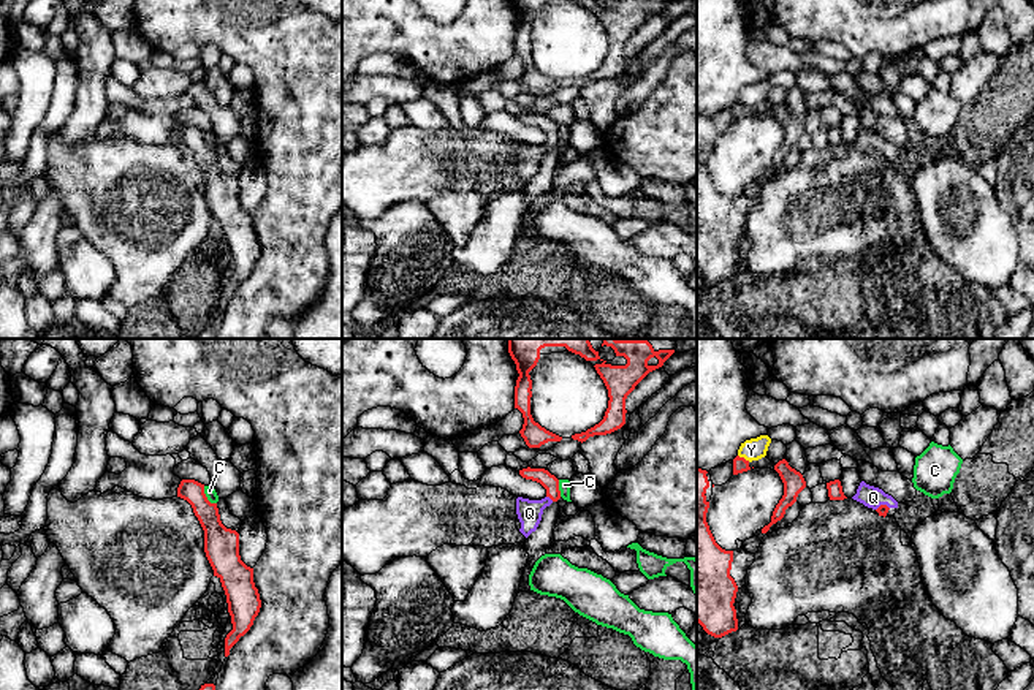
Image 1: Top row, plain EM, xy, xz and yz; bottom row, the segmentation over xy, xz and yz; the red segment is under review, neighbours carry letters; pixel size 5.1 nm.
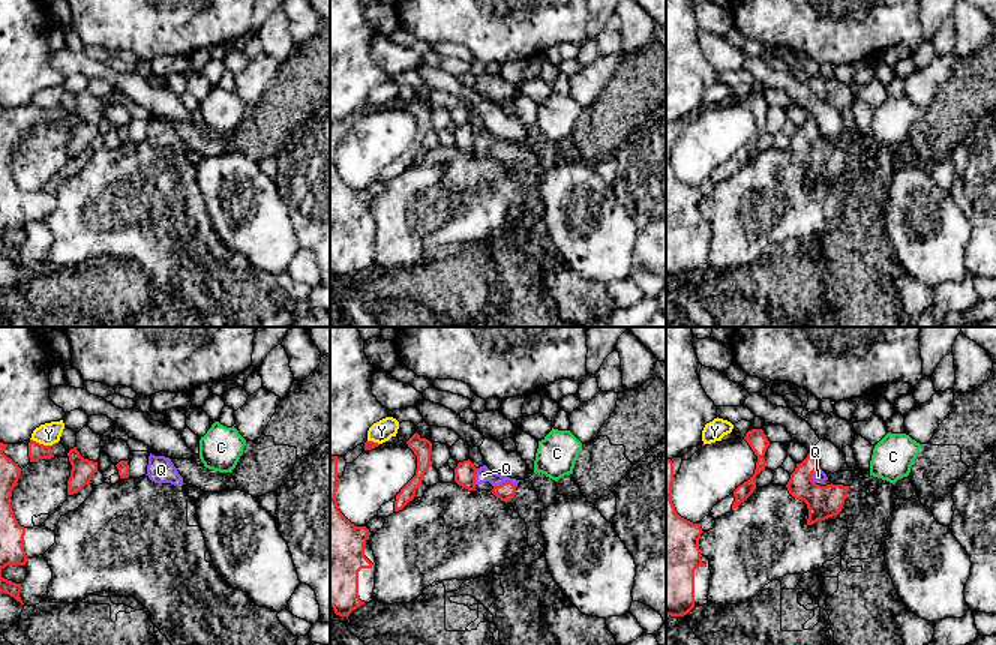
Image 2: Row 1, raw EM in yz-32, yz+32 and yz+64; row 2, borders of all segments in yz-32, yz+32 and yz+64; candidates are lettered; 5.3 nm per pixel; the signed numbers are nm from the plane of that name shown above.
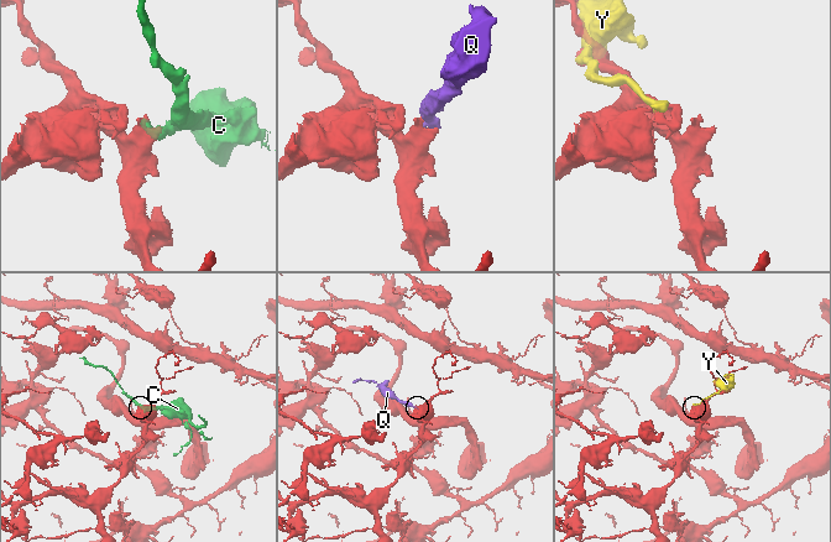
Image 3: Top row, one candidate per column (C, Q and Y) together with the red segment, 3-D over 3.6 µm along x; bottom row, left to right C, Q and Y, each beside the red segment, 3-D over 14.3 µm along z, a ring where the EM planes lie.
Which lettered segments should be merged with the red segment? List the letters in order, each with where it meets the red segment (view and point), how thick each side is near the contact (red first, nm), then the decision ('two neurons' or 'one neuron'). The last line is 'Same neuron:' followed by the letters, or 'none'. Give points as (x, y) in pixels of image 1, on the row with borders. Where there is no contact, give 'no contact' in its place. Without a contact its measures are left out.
C: meets red in xy at (206, 497); 170 nm thick on the red side, 60 nm on the other; two neurons
Q: meets red in xz at (550, 497); 80 nm thick on the red side, 130 nm on the other; one neuron
Y: meets red in yz at (743, 458); 80 nm thick on the red side, 110 nm on the other; two neurons
Same neuron: Q

